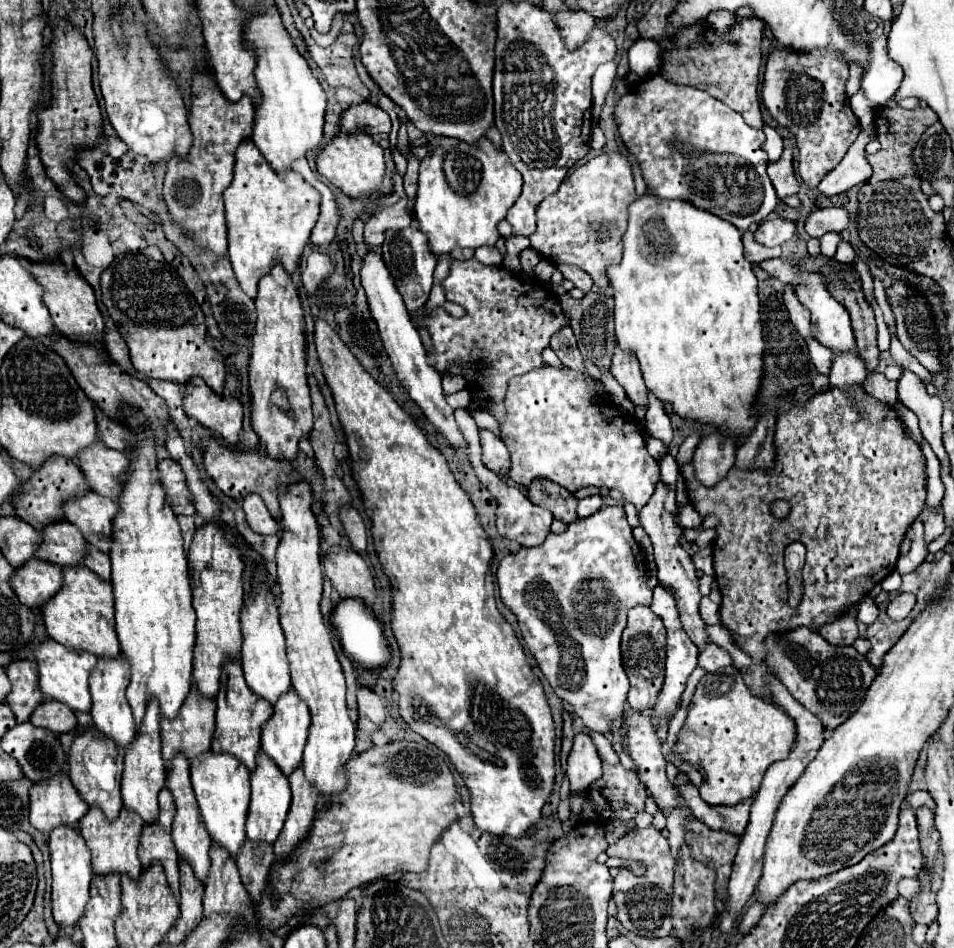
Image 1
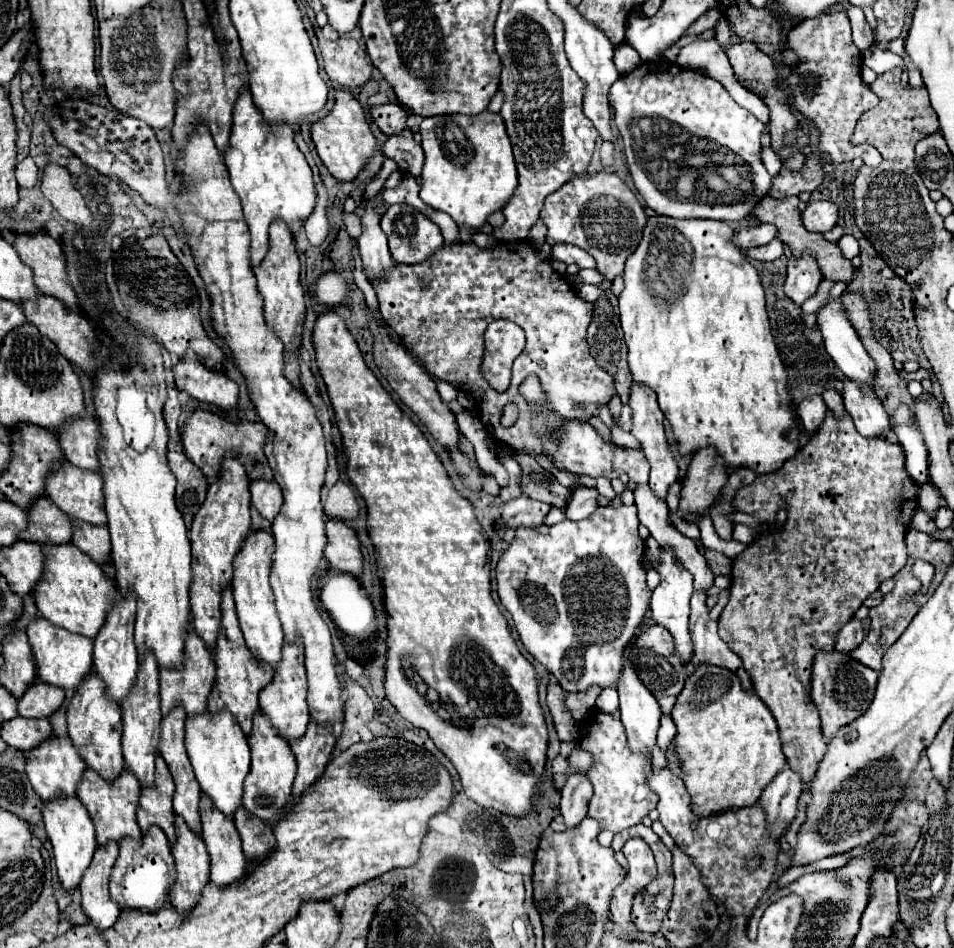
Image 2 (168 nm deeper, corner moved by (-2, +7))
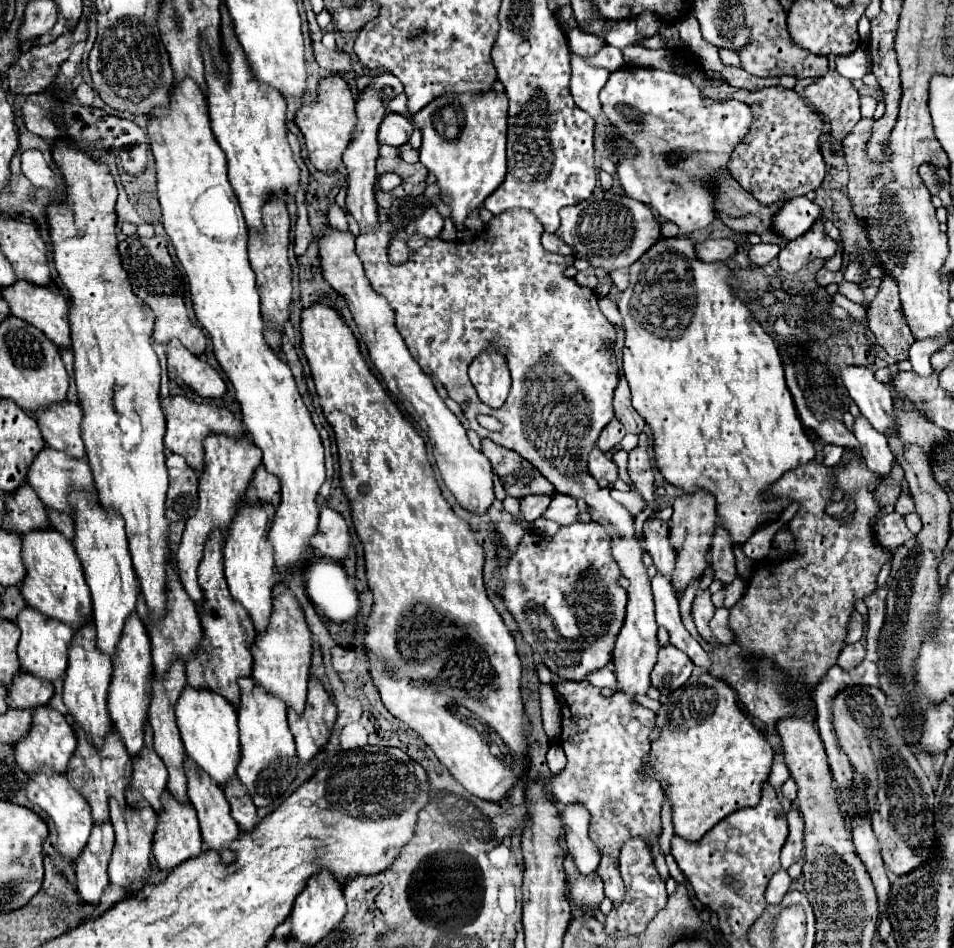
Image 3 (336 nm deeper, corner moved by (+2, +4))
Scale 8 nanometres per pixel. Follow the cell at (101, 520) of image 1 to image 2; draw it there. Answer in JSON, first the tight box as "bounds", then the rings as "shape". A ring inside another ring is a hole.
{"bounds":[47,463,107,527],"shape":[[[67,463],[67,471],[51,475],[47,493],[49,499],[73,519],[99,527],[107,525],[103,479],[99,473],[79,471],[79,467]]]}

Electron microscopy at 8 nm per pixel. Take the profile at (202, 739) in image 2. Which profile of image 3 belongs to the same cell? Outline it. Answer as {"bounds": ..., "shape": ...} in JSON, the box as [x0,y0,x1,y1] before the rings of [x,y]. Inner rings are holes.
{"bounds":[175,684,241,786],"shape":[[[187,684],[181,690],[181,698],[175,704],[175,716],[177,716],[177,726],[181,730],[181,740],[187,754],[219,786],[225,786],[225,782],[231,776],[235,776],[239,754],[241,754],[235,706],[231,706],[231,702],[225,702],[221,694],[211,692],[209,688],[193,688]]]}

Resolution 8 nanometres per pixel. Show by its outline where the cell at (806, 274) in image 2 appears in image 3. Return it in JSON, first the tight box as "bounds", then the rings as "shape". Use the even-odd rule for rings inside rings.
{"bounds":[779,220,837,274],"shape":[[[823,220],[815,222],[807,234],[787,242],[785,248],[779,252],[779,268],[787,270],[789,274],[799,272],[815,258],[831,258],[837,252],[837,242],[829,238],[823,230]]]}

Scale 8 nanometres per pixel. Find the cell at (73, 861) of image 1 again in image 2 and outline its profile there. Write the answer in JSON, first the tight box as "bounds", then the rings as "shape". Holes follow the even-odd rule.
{"bounds":[43,797,97,893],"shape":[[[77,797],[75,799],[57,799],[55,803],[43,803],[43,821],[45,821],[49,841],[53,845],[59,881],[67,893],[73,893],[75,889],[79,889],[83,873],[91,865],[93,853],[97,849],[93,823],[87,815],[87,809],[83,807],[83,803],[79,803]]]}

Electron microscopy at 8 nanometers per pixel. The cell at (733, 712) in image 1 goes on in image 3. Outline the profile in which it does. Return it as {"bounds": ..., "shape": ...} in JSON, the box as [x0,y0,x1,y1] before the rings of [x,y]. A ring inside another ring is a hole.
{"bounds":[651,672,773,842],"shape":[[[709,672],[693,674],[679,690],[671,692],[667,700],[661,704],[655,720],[661,734],[655,742],[651,742],[653,770],[661,774],[663,794],[671,804],[671,818],[675,834],[689,842],[699,842],[723,816],[747,806],[757,806],[761,798],[761,782],[771,772],[773,750],[767,738],[757,730],[753,718],[745,716],[735,702],[733,690],[719,678]]]}

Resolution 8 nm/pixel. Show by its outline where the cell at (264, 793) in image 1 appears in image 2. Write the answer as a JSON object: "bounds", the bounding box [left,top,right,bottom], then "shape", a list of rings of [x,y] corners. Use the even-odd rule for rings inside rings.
{"bounds":[243,711,297,821],"shape":[[[261,711],[259,715],[255,715],[249,747],[251,747],[251,771],[245,779],[243,807],[251,815],[263,821],[273,821],[285,811],[285,805],[289,803],[289,795],[291,795],[291,787],[293,787],[293,779],[297,771],[295,757],[291,755],[291,747],[287,747],[287,743],[283,743],[283,739],[275,735],[275,729],[271,727],[271,723],[263,719]]]}

